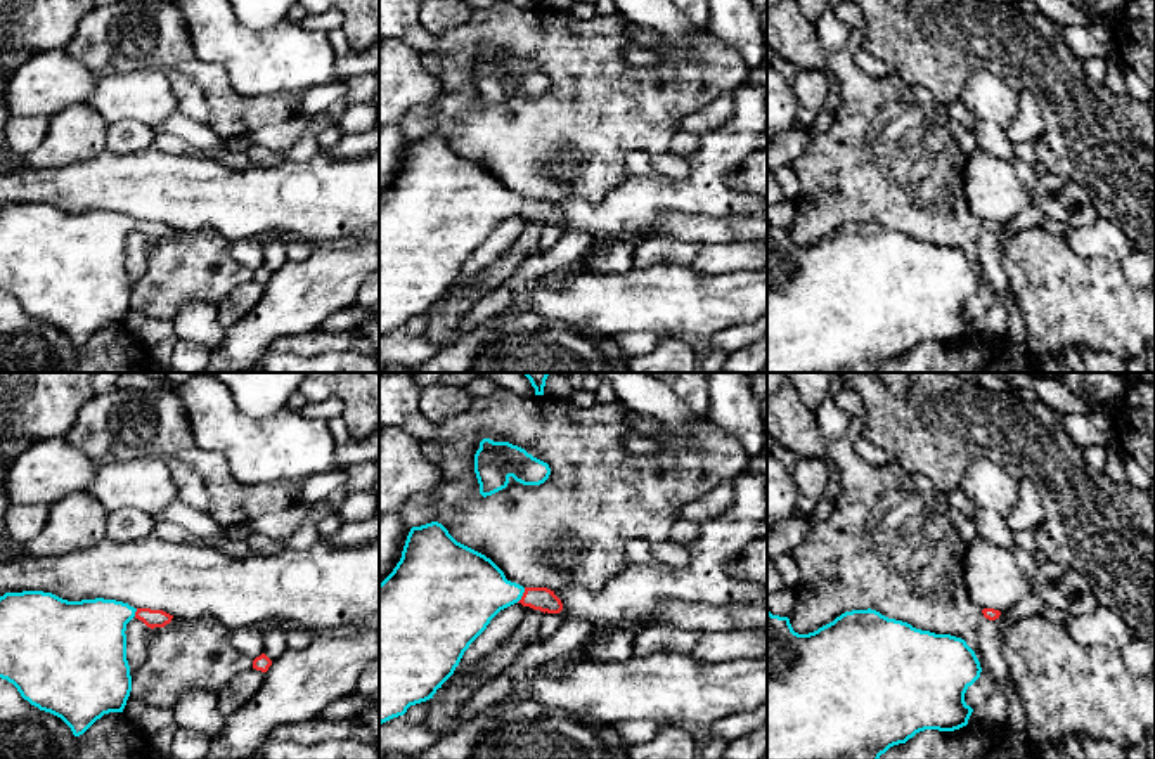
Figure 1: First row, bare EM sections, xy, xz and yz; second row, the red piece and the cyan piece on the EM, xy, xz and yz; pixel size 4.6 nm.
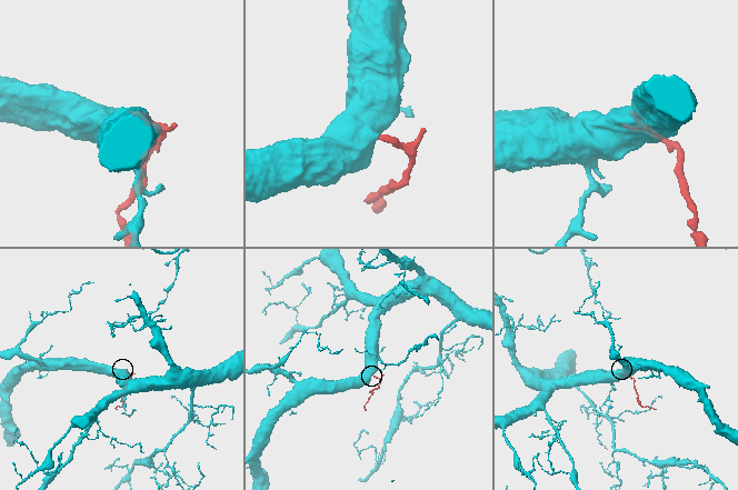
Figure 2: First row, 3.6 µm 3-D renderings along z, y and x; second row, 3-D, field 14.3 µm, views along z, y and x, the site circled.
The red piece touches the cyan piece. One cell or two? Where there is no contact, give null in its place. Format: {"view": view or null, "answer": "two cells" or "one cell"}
{"view": "xz", "answer": "one cell"}

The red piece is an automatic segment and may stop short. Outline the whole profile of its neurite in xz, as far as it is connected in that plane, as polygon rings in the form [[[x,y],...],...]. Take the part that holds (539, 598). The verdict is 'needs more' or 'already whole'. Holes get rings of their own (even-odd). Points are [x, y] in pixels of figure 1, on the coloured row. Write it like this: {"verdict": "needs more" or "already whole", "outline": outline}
{"verdict": "needs more", "outline": [[[431,522],[412,527],[400,561],[379,584],[379,724],[403,716],[410,705],[433,698],[436,690],[454,674],[469,645],[500,610],[514,603],[544,613],[563,610],[563,603],[554,591],[523,587],[507,581],[490,558],[457,542],[442,523]]]}

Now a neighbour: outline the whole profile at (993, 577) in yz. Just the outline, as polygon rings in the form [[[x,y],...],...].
[[[980,535],[971,541],[965,556],[965,582],[975,605],[1001,613],[1032,591],[1032,581],[1020,570],[1013,553]]]

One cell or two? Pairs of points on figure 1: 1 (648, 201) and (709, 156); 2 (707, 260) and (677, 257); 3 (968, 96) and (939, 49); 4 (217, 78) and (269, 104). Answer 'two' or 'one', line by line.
1: one
2: two
3: two
4: one

